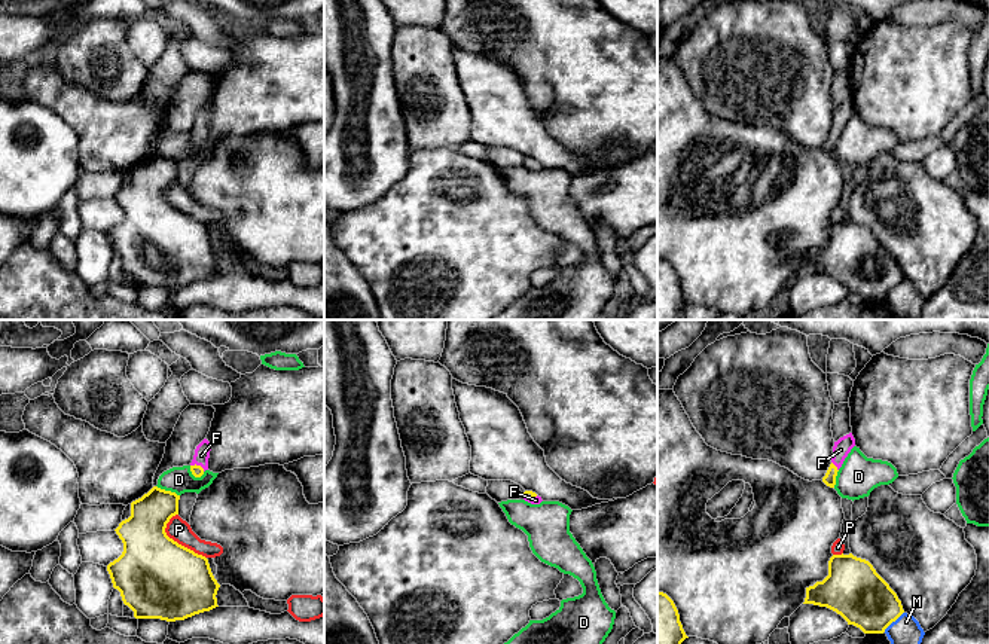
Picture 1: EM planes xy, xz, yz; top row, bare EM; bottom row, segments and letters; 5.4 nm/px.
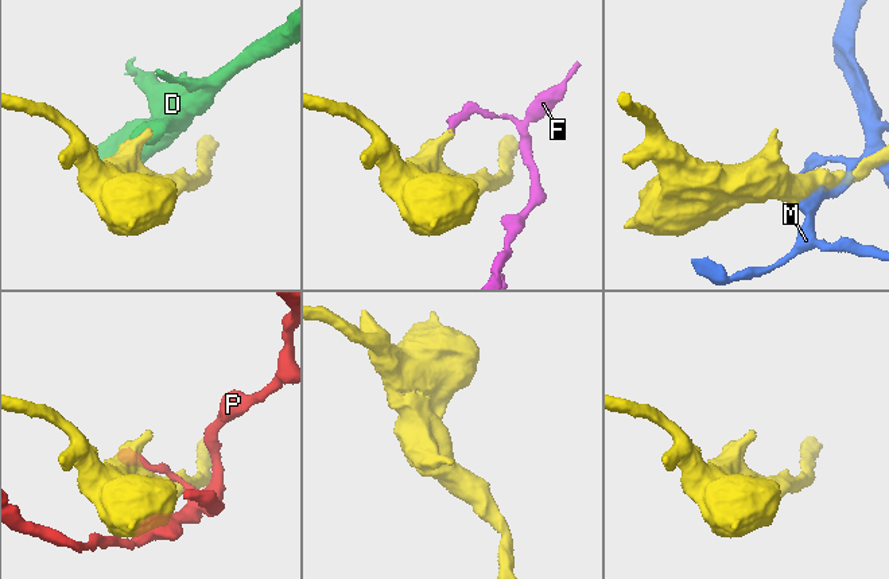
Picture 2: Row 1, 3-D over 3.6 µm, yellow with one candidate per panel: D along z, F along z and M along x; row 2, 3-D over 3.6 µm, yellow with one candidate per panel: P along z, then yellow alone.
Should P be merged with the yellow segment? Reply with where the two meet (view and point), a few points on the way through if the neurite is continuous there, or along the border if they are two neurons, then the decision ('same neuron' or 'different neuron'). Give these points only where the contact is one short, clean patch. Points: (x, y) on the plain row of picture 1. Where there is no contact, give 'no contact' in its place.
xy (176, 208) | along xy (173, 182), (165, 200), (205, 225) | different neuron

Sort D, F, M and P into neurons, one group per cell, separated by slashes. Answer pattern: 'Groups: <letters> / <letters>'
Groups: D / F / M / P

